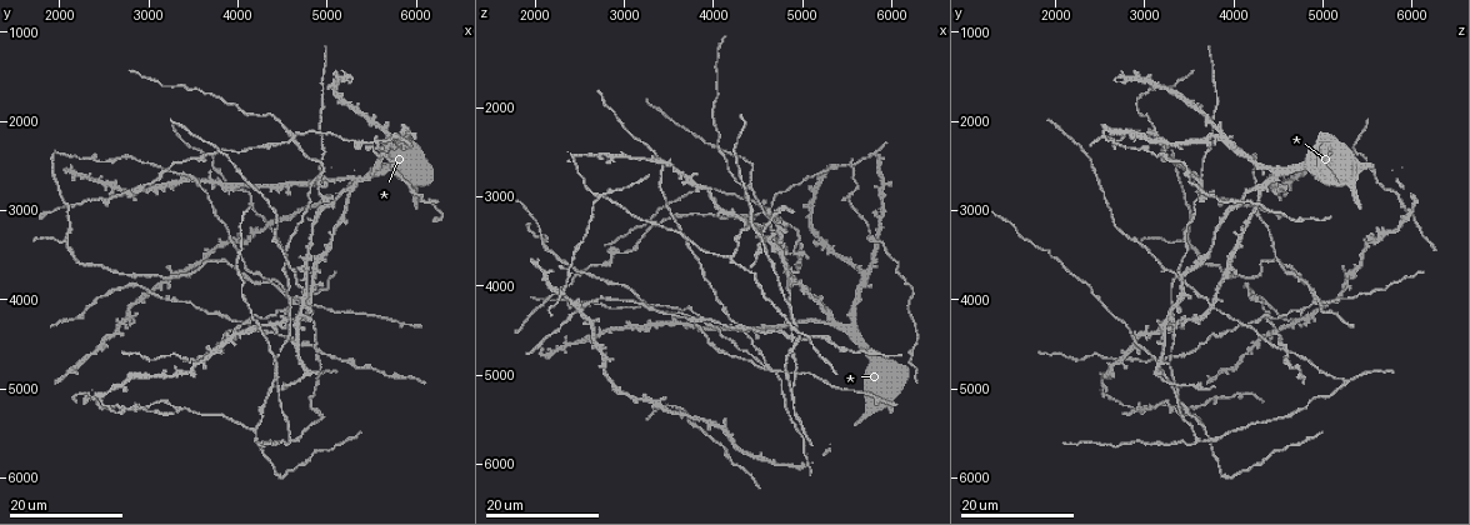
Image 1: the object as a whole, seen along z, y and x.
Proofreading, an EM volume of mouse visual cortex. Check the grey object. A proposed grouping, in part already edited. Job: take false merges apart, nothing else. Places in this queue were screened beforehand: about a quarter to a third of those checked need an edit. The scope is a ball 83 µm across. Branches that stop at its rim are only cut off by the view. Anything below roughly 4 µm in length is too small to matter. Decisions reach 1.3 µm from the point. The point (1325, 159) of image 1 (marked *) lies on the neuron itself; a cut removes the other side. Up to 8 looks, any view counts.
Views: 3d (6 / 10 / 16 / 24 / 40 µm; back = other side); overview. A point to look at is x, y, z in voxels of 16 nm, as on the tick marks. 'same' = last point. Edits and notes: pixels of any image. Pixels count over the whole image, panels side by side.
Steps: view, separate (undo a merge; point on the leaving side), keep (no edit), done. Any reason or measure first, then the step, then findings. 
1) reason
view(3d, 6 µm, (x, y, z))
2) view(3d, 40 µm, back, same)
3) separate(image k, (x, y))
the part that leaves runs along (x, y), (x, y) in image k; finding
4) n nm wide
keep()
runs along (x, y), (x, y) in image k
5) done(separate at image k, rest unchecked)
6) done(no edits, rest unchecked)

four arms meet
view(3d, 16 µm, (4800, 4100, 3750))

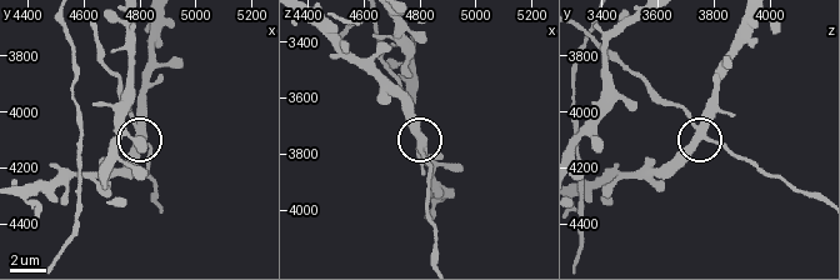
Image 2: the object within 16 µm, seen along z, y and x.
view(3d, 10 µm, same)

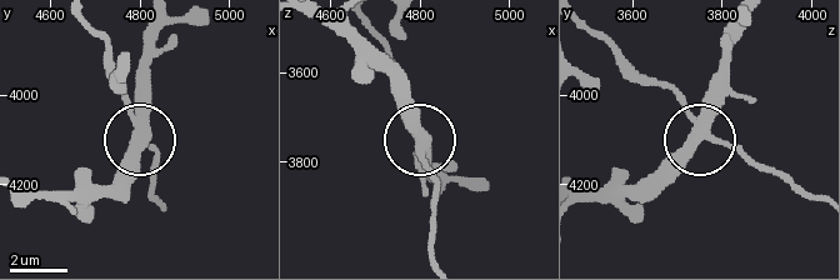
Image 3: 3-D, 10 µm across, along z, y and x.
4 arms
keep()
all the same neuron

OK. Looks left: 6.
arms part here
view(3d, 24 µm, (4900, 4950, 5250))

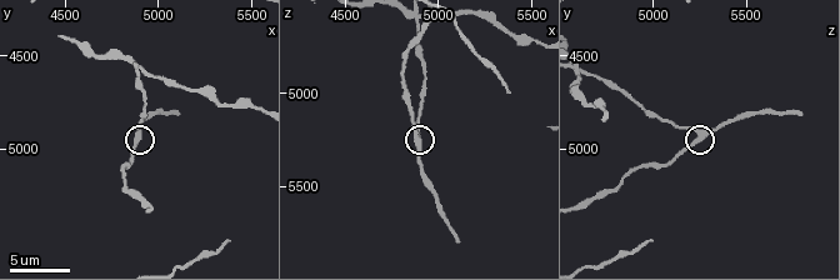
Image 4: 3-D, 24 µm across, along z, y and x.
view(3d, 10 µm, (4900, 4940, 5260))

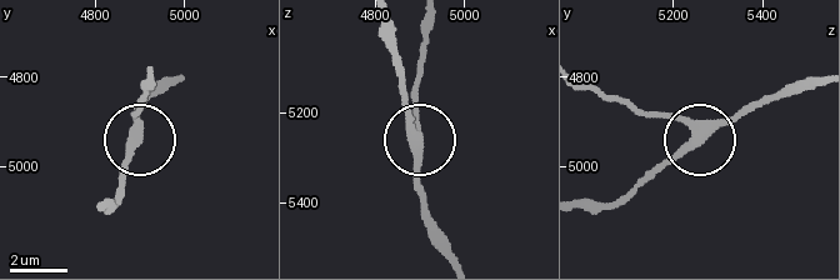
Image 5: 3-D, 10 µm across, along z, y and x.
3 arms
keep()
runs along (586, 81), (701, 133), (738, 120), (764, 96) in image 5; continuous, no second neuron

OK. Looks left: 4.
four or more arms meet
view(3d, 24 µm, (4850, 4500, 4550))

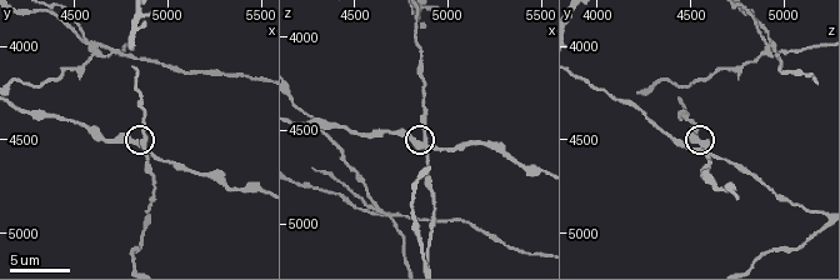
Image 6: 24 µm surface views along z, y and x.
view(3d, 10 µm, (4860, 4540, 4580))

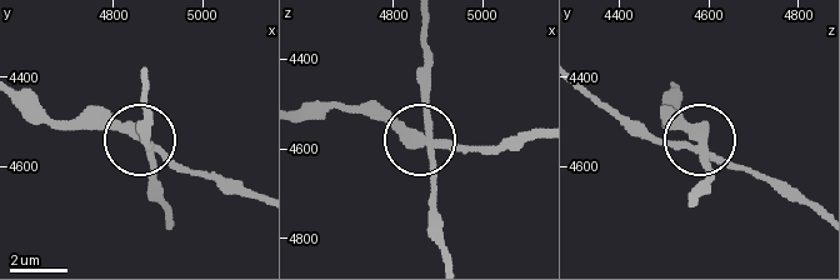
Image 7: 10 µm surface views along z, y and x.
4 arms
separate(image 7, (116, 128))
two neurons meet here

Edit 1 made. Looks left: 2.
done(separate at image 7, rest unchecked)

